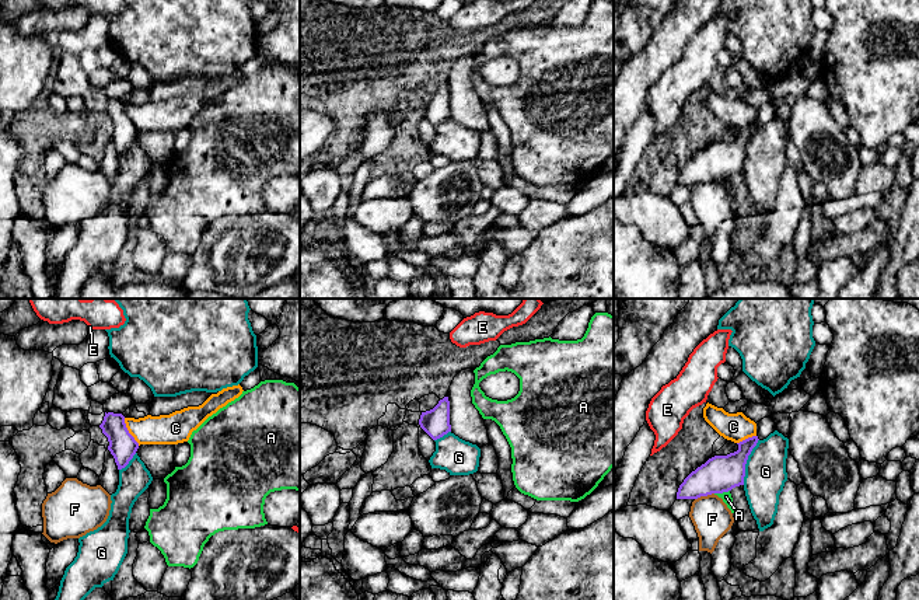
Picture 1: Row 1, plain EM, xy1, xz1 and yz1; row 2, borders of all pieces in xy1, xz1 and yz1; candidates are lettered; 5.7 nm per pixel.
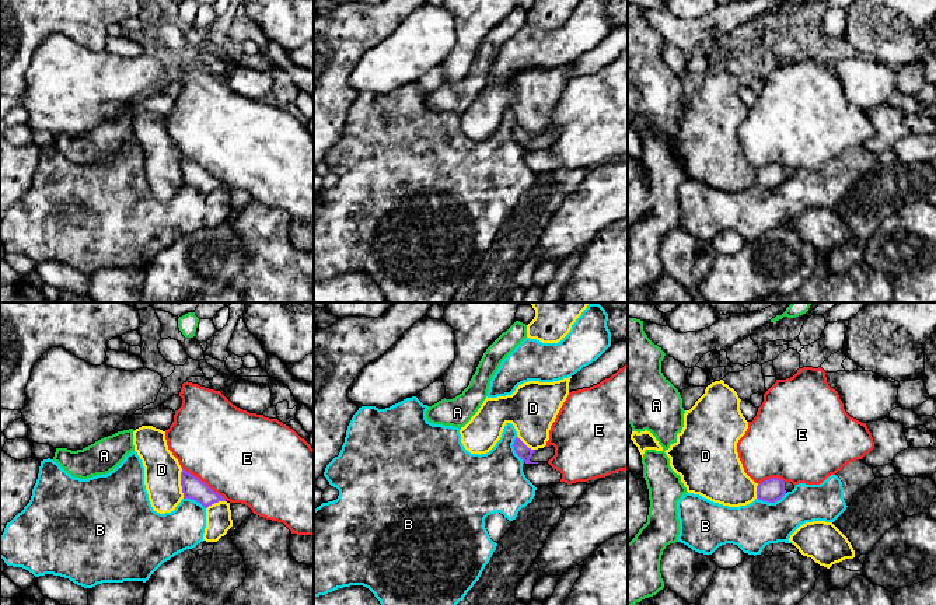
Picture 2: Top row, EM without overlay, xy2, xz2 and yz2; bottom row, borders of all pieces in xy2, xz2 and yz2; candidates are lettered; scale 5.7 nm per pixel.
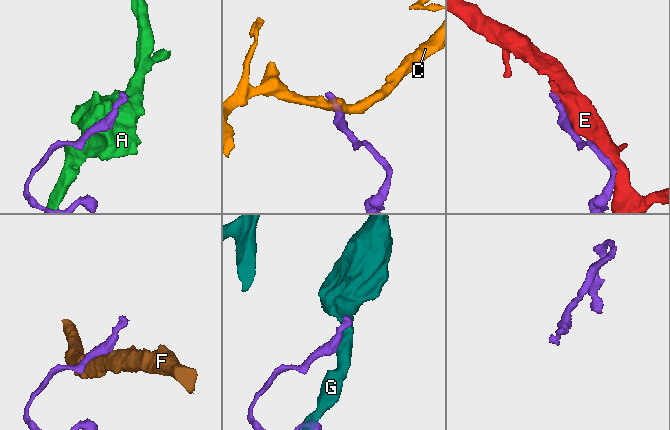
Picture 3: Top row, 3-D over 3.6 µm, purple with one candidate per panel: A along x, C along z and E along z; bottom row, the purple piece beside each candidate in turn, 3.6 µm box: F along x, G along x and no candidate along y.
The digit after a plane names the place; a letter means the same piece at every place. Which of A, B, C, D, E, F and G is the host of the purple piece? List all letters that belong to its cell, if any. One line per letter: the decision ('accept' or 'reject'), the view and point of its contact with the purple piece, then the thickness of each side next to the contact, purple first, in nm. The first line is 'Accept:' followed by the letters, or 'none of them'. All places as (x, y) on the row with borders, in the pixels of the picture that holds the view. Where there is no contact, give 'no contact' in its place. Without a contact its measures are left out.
Accept: none of them
A: reject; meets purple in yz1 at (722, 492); 220 nm thick on the purple side, 60 nm on the other
B: reject; meets purple in yz2 at (771, 502); 140 nm thick on the purple side, 260 nm on the other
C: reject; meets purple in xy1 at (128, 432); 160 nm thick on the purple side, 180 nm on the other
D: reject; meets purple in xy2 at (181, 483); 130 nm thick on the purple side, 200 nm on the other
E: reject; meets purple in xy2 at (203, 482); 130 nm thick on the purple side, 500 nm on the other
F: reject; meets purple in yz1 at (703, 495); 220 nm thick on the purple side, 220 nm on the other
G: reject; meets purple in yz1 at (745, 461); 220 nm thick on the purple side, 240 nm on the other

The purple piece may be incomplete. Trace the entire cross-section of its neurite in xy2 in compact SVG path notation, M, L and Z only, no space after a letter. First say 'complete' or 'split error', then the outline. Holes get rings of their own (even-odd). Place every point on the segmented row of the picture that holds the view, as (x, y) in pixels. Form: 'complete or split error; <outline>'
complete; M184 469L181 472L181 486L184 499L195 500L205 508L214 503L226 501L223 496L212 490L205 482Z

